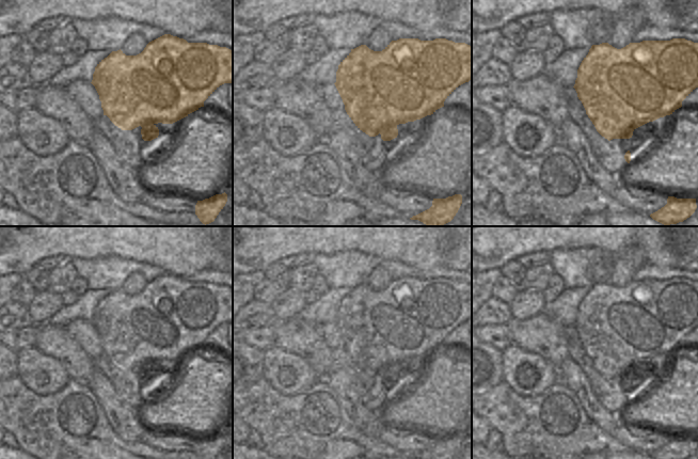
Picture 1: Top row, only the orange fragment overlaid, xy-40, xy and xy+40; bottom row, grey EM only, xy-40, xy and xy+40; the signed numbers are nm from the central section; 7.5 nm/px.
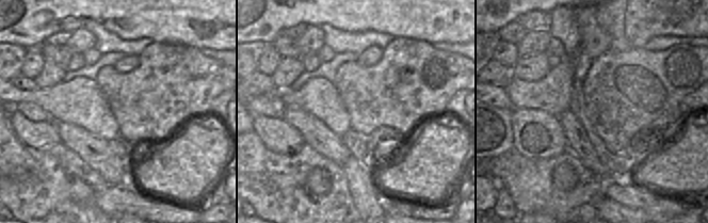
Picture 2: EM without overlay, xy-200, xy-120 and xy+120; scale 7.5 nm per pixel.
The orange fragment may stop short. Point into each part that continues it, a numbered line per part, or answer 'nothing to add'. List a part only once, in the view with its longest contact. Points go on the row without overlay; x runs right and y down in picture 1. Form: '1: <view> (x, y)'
nothing to add

